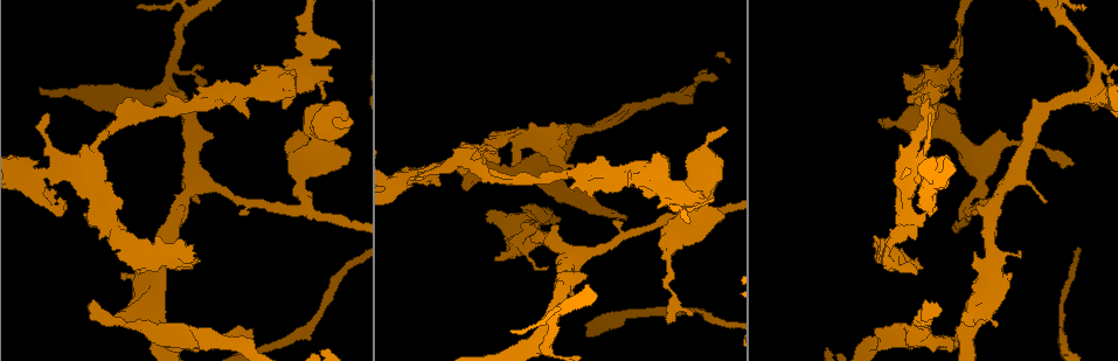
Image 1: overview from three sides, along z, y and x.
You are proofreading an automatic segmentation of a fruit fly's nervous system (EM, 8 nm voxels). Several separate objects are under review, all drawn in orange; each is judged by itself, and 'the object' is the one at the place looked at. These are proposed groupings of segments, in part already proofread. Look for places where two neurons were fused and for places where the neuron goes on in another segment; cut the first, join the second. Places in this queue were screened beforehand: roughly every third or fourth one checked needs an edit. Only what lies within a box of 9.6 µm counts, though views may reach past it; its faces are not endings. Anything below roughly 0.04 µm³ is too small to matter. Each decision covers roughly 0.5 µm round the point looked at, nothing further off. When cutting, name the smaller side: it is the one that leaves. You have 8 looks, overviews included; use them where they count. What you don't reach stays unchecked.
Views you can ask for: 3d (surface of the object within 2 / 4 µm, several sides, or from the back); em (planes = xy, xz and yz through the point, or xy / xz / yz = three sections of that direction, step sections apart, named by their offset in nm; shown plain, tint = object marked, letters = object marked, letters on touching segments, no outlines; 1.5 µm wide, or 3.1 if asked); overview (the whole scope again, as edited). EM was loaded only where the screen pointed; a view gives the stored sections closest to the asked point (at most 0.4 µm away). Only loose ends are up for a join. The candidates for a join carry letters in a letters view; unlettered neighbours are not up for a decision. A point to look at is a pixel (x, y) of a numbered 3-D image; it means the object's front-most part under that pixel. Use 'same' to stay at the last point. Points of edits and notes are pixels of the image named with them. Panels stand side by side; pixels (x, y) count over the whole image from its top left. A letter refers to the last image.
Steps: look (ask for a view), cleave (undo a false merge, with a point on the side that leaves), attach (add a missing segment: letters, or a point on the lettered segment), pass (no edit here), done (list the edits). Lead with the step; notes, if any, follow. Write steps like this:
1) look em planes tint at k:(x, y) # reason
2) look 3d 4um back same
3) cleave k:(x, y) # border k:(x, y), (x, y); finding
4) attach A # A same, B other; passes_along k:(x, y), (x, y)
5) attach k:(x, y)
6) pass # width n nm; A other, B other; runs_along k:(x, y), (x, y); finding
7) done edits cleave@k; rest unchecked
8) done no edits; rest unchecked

look em yz step 4 letters at 1:(626, 216) # long arm stops here

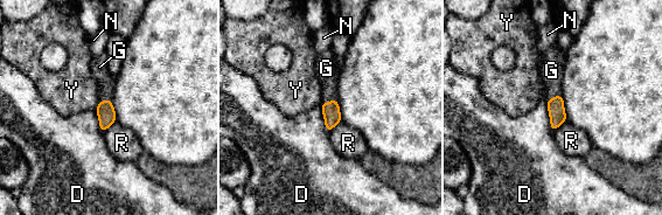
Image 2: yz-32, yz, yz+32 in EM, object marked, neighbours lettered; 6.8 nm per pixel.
attach G # D other, G same, N other, R other, Y other; the neuron continues

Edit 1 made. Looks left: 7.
look em yz step 8 letters at 1:(522, 131)

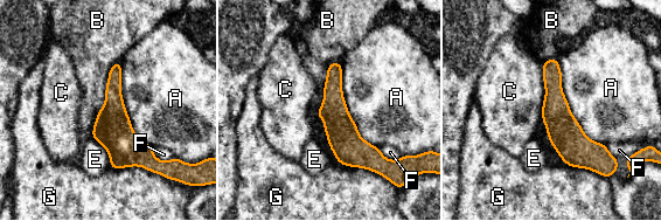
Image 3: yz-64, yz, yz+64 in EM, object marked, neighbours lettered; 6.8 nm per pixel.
pass # A other, B other, C other, E other, F other, G other; border 3:(542, 66), (544, 98), (540, 118); none of them fits

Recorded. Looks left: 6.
look 3d 4um at 1:(630, 171)

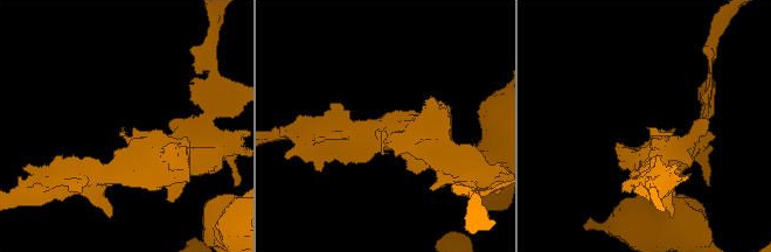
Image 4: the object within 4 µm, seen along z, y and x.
look em planes letters at 4:(121, 129) # shape alone is not enough

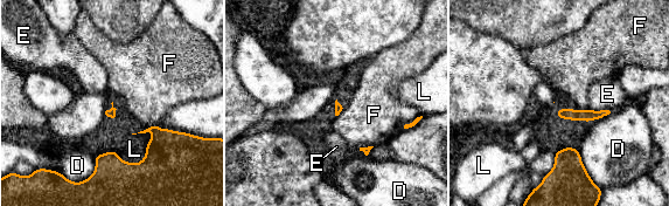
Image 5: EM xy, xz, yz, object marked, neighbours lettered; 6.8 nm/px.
pass # longest_contact L 300 nm; D other, E other, F other, L other; runs_along 5:(559, 111), (573, 115), (604, 112); none of them fits

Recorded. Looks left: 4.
look em xz step 8 letters at 1:(1072, 161) # free end

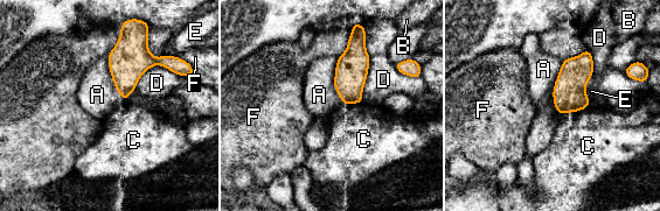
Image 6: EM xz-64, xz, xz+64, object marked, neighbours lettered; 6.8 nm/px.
look em planes letters same

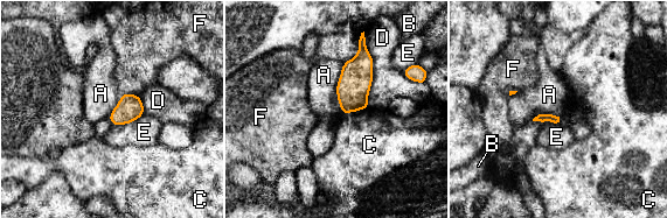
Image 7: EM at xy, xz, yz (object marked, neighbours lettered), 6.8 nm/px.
pass # A other, B other, C other, D other, E other, F other; border 7:(344, 63), (337, 84), (342, 114); no lettered segment goes on from it

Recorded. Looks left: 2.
done edits attach@2; rest unchecked

